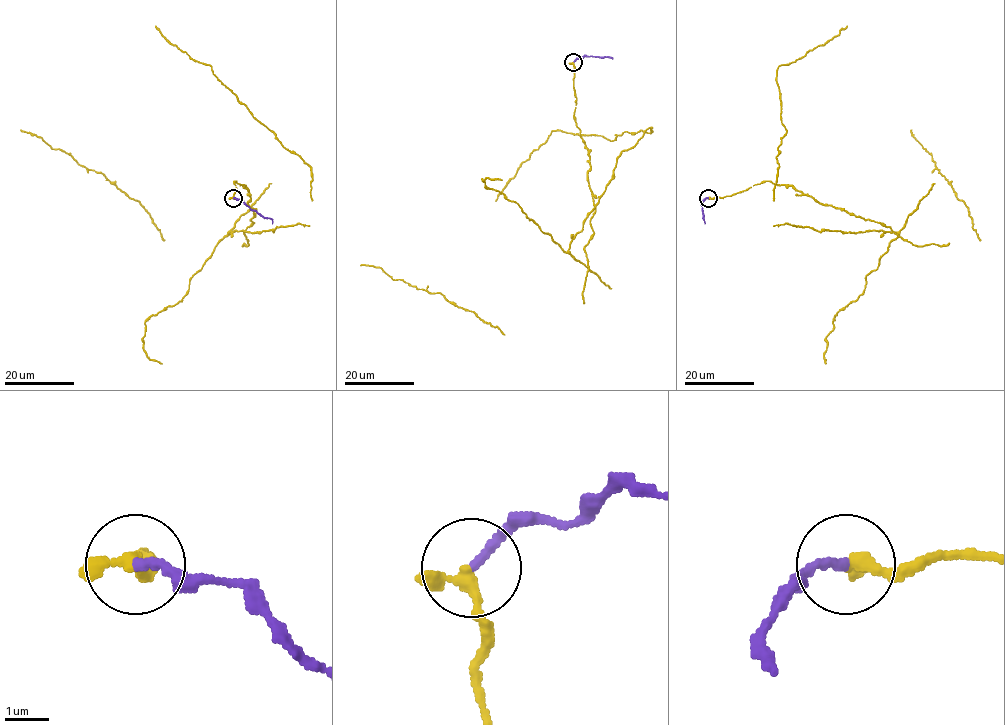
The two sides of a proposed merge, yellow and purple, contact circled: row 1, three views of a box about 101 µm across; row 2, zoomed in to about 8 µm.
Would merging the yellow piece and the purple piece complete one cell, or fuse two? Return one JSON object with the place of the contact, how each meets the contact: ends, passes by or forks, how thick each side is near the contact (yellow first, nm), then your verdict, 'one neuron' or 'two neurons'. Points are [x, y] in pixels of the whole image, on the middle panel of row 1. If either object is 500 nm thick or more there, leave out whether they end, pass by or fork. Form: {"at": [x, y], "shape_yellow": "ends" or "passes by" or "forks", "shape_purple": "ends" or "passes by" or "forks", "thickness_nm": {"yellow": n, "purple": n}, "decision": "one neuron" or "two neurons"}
{"at": [573, 62], "shape_yellow": "ends", "shape_purple": "ends", "thickness_nm": {"yellow": 380, "purple": 200}, "decision": "one neuron"}

